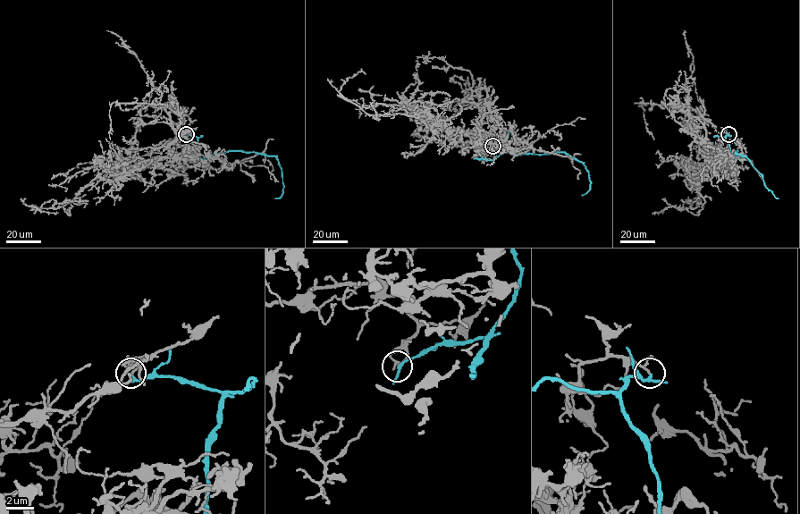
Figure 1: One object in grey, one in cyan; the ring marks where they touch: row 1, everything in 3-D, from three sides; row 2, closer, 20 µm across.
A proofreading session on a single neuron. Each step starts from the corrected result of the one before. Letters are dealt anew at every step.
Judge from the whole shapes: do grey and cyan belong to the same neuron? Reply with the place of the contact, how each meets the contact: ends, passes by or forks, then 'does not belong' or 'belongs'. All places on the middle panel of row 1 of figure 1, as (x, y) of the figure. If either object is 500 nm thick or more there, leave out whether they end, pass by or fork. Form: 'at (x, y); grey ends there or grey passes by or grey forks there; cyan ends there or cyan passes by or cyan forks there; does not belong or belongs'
at (492, 146); grey ends there; cyan passes by; does not belong

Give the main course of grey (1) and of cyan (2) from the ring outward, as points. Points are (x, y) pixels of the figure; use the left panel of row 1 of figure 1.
1: (186, 134), (162, 146), (171, 156), (144, 159), (115, 180), (96, 177), (58, 207), (32, 207), (58, 213)
2: (186, 134), (197, 137), (196, 158), (231, 151), (274, 156), (282, 168), (283, 185), (282, 196), (274, 198)

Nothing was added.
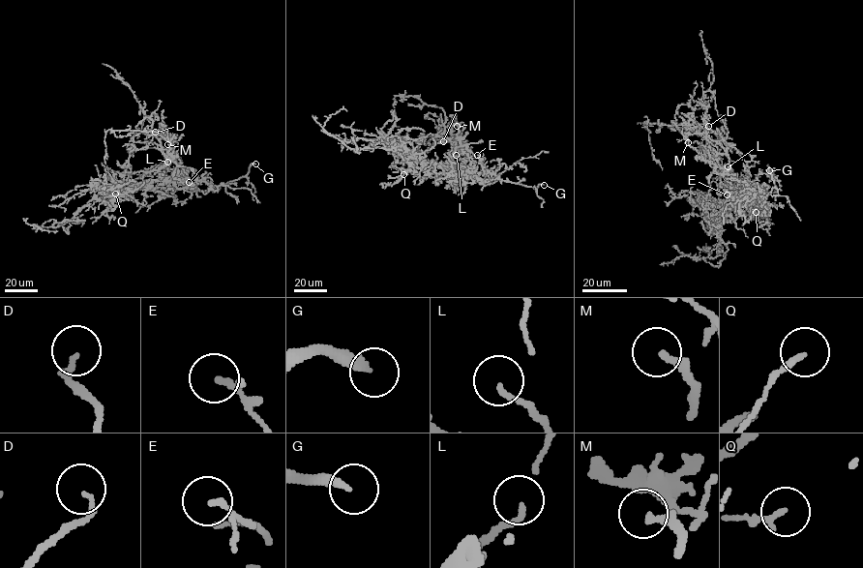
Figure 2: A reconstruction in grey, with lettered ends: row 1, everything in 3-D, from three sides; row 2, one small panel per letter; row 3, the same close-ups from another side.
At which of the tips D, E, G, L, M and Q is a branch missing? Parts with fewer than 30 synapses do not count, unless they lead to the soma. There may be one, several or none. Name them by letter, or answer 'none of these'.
D, G

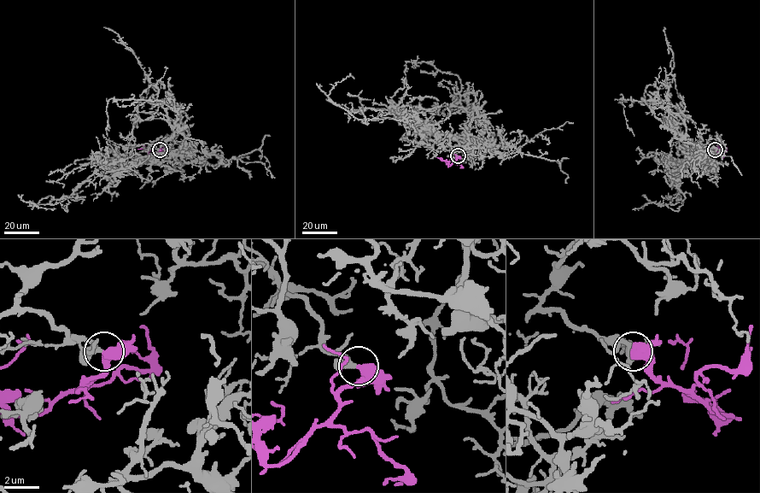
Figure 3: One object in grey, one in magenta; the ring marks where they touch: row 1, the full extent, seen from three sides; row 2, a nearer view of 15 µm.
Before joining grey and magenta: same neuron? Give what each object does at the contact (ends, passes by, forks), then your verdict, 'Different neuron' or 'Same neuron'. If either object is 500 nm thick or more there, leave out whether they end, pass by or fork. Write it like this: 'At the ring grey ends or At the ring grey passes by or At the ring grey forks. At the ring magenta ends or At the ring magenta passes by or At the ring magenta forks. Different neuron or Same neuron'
At the ring grey passes by. At the ring magenta passes by. Same neuron

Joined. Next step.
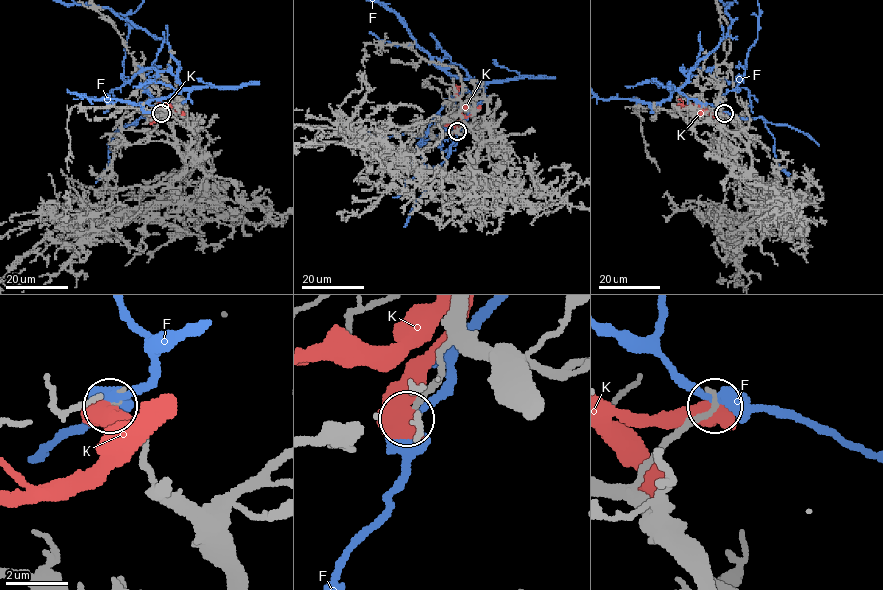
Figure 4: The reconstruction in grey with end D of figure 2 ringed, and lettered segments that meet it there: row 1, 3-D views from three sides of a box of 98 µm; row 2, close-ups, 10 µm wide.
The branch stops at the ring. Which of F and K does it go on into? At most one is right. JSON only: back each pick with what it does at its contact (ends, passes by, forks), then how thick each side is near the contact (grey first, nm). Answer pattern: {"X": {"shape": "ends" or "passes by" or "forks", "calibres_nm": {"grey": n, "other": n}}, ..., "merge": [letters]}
{"merge": []}

